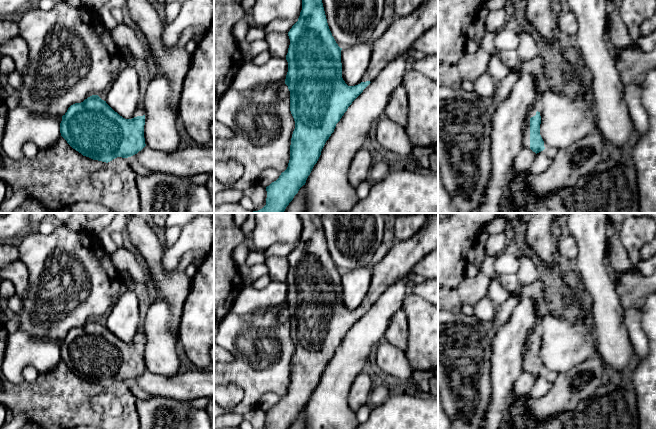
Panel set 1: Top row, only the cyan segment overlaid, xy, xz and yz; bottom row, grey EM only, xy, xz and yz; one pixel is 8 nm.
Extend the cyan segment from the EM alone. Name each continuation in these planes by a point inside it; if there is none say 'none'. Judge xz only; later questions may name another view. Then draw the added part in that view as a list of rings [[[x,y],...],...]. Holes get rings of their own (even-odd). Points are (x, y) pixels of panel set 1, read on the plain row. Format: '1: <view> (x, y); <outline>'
1: xz (402, 256); [[[428,213],[425,224],[414,236],[403,241],[391,241],[389,251],[372,269],[370,287],[358,308],[366,305],[372,306],[391,284],[409,274],[414,265],[437,246],[438,213]]]

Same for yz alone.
1: yz (537, 330); [[[536,325],[534,330],[528,336],[527,341],[524,346],[524,355],[523,355],[523,371],[530,373],[530,342],[536,339],[538,335],[541,340],[542,330],[539,325]]]

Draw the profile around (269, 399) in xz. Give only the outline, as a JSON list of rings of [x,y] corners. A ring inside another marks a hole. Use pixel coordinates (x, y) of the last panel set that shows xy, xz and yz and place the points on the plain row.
[[[265,393],[259,400],[258,407],[264,411],[269,410],[272,406],[276,405],[281,397],[274,393]]]

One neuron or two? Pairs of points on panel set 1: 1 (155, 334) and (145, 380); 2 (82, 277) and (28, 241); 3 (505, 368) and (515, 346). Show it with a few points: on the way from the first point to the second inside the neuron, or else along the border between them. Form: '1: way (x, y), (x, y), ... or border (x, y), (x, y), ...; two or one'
1: border (146, 369), (169, 377); two
2: way (69, 272), (63, 266), (41, 254); one
3: way (506, 363), (507, 354), (510, 351); one

